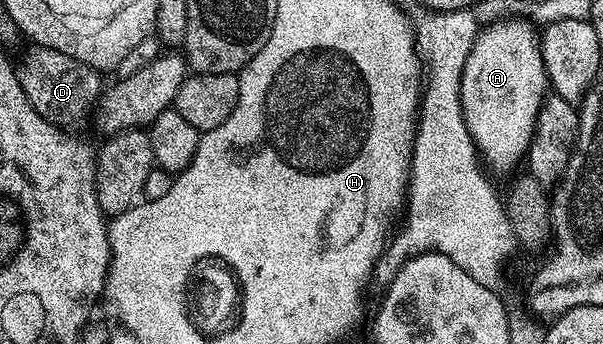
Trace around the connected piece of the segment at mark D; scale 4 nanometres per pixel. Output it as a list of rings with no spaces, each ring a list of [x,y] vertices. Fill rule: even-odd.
[[[35,43],[29,46],[16,69],[16,77],[22,83],[22,91],[26,91],[26,99],[30,99],[34,111],[38,111],[42,119],[65,131],[72,131],[91,113],[93,116],[102,97],[102,73],[57,49]]]

